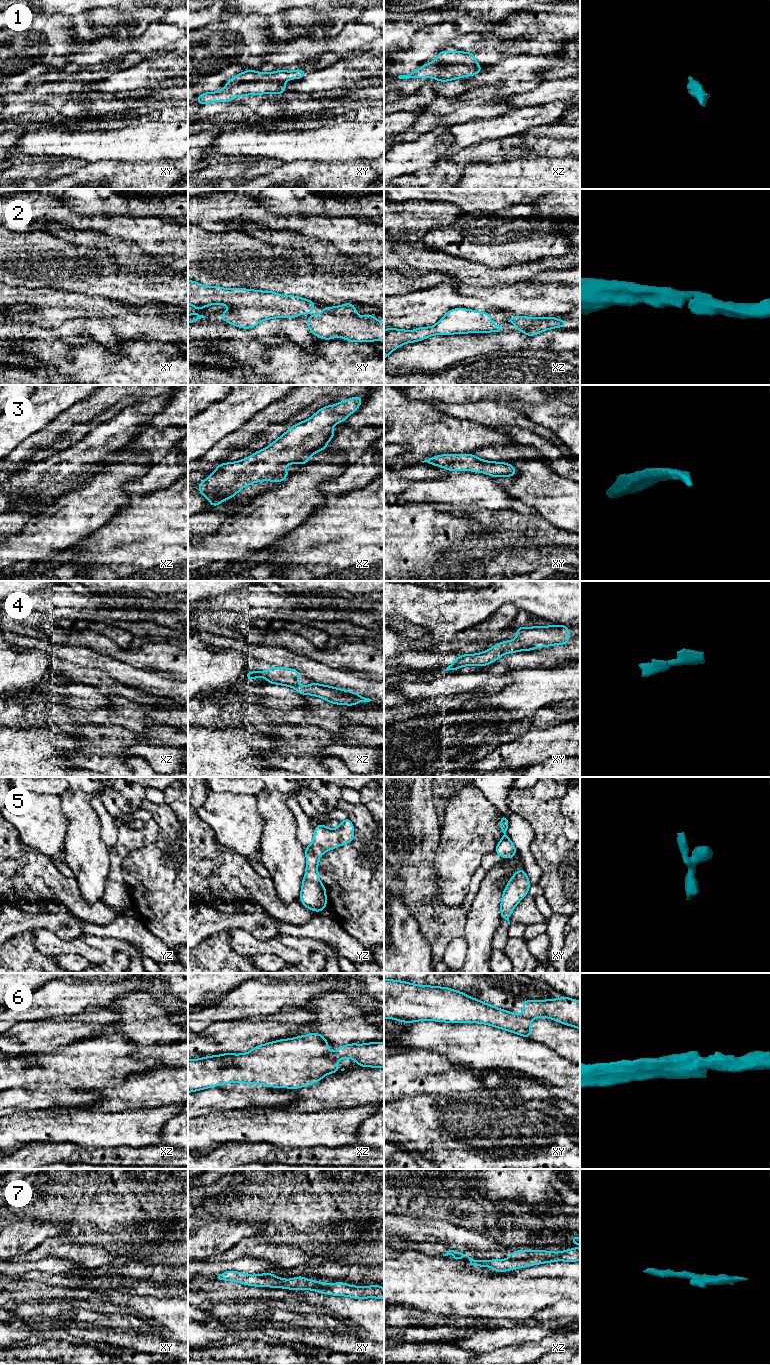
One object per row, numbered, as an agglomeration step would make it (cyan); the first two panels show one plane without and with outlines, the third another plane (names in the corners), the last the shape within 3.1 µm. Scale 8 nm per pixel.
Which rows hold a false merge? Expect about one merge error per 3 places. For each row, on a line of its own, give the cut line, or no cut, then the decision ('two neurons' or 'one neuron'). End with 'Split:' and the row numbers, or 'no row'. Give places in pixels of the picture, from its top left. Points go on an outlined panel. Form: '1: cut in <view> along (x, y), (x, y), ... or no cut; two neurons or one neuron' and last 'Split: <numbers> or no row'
1: no cut; one neuron
2: no cut; one neuron
3: no cut; one neuron
4: no cut; one neuron
5: no cut; one neuron
6: cut in xz along (328, 1053), (328, 1056), (336, 1061); two neurons
7: no cut; one neuron
Split: 6

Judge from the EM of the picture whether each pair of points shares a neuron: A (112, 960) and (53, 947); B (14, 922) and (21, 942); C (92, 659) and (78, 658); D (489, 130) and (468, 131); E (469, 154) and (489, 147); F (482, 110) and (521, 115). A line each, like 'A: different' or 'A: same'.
A: same
B: different
C: same
D: same
E: same
F: different

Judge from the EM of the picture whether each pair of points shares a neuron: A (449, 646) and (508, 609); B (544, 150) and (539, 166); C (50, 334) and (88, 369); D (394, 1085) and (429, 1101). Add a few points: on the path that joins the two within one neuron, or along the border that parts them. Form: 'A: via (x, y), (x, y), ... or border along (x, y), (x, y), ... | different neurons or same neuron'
A: via (464, 637), (480, 634), (493, 624) | same neuron
B: border along (536, 154), (541, 157) | different neurons
C: border along (33, 340), (58, 340), (80, 346) | different neurons
D: border along (441, 1095), (417, 1094), (394, 1101) | different neurons

